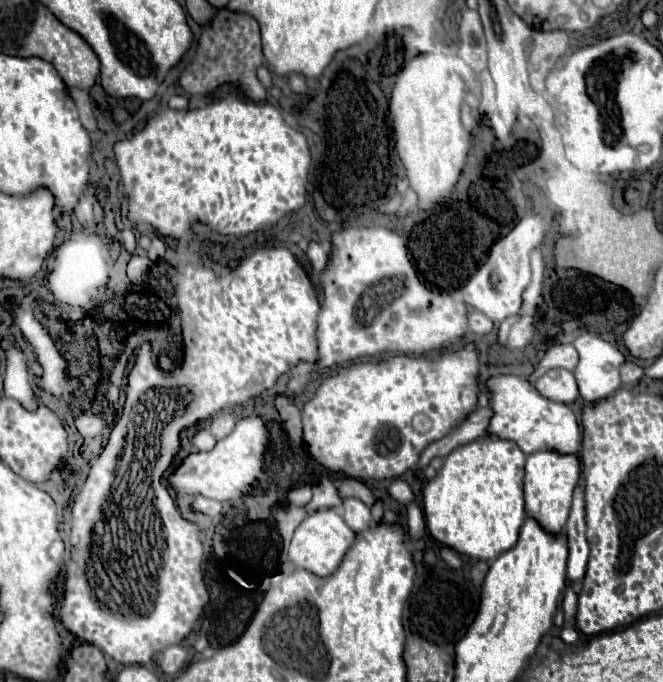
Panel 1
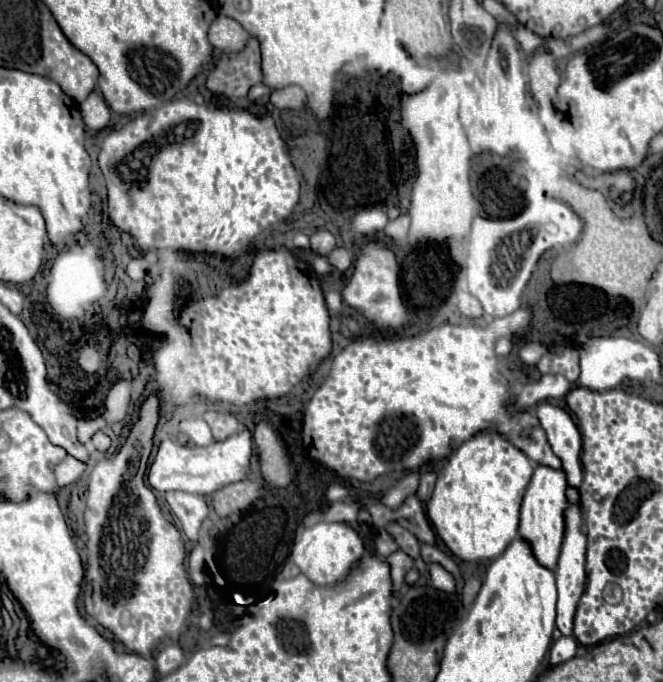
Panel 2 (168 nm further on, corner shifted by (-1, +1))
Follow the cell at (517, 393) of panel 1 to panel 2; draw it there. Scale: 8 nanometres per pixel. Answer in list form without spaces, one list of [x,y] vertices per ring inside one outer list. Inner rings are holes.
[[[540,403],[534,415],[538,417],[540,427],[546,433],[554,455],[562,461],[562,469],[566,471],[570,487],[580,489],[582,485],[582,465],[580,465],[582,437],[570,413],[558,405]]]

